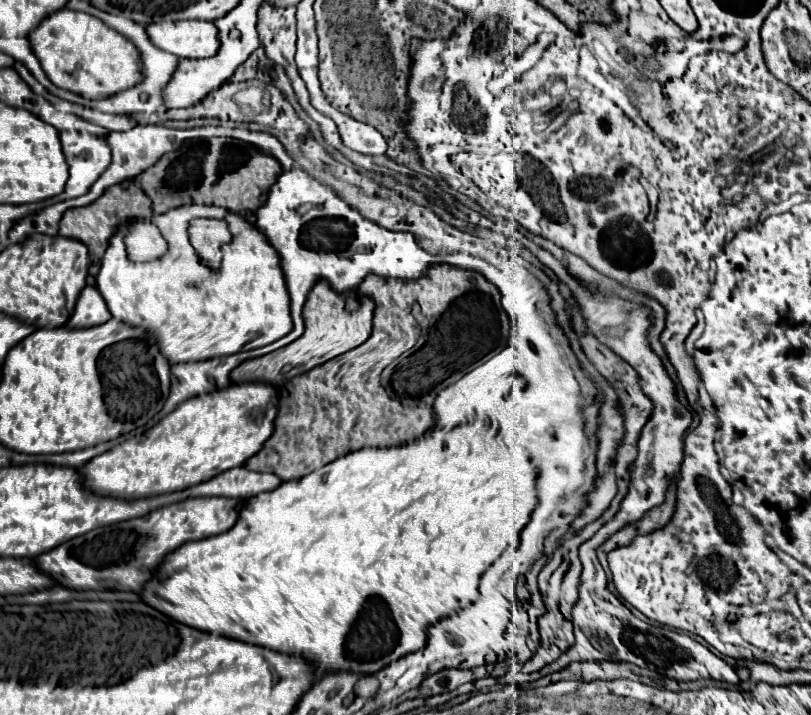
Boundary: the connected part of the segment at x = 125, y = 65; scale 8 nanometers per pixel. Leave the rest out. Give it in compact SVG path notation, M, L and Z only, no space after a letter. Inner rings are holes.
M68 8L54 12L30 34L30 44L44 74L56 86L90 100L104 100L104 96L134 88L144 78L140 52L134 44L86 12L72 12Z

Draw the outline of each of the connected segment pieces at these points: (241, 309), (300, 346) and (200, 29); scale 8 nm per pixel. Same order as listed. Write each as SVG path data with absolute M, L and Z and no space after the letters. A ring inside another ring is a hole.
M190 204L190 206L172 208L166 214L154 216L154 224L160 228L164 238L168 240L168 246L170 246L168 252L156 262L138 264L138 262L128 260L126 248L124 248L126 226L120 226L116 234L110 238L110 246L102 258L102 268L98 272L96 284L112 316L130 326L142 326L148 332L152 332L158 340L160 352L170 360L170 364L198 362L198 360L210 360L216 356L228 356L228 354L236 354L244 350L254 350L286 336L292 330L290 296L286 290L284 272L280 268L280 254L254 224L246 222L242 216L234 212L228 212L226 208L206 206L206 204L204 206ZM202 216L224 218L230 224L230 232L234 236L232 244L226 246L222 266L216 272L204 268L198 262L188 242L188 222L192 218L202 218Z
M320 280L308 294L304 304L304 334L294 340L292 344L270 352L260 358L252 358L242 362L232 372L232 382L268 382L274 386L282 386L298 374L312 370L368 340L372 332L372 312L374 302L372 298L360 296L356 290L348 292L334 292L326 280Z
M154 22L146 26L146 30L158 48L180 58L210 58L220 50L218 28L214 22Z

